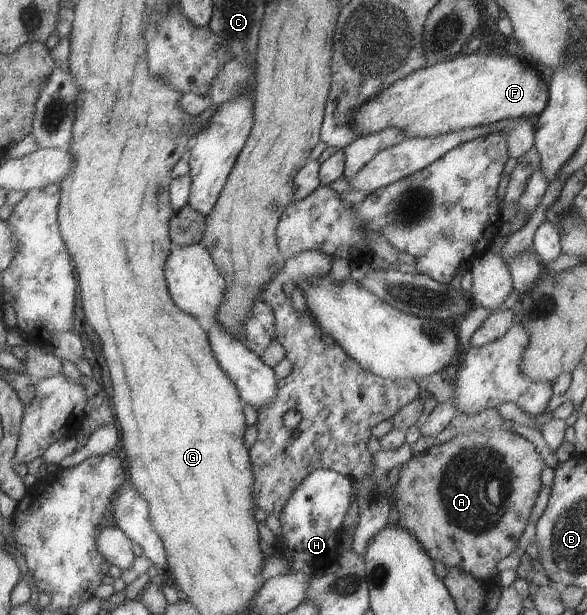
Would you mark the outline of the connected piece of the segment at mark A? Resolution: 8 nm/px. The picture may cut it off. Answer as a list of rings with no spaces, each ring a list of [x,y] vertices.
[[[508,429],[473,430],[473,432],[465,433],[463,436],[457,436],[457,438],[453,438],[449,442],[445,442],[445,444],[434,444],[419,456],[413,455],[409,462],[399,465],[399,481],[395,487],[397,500],[394,502],[397,504],[397,510],[399,510],[398,524],[401,524],[405,530],[414,533],[415,538],[429,552],[429,556],[433,558],[434,562],[443,562],[447,569],[461,568],[463,572],[469,572],[473,578],[483,580],[487,585],[490,585],[492,580],[498,576],[497,562],[512,554],[517,548],[519,538],[521,538],[523,531],[527,527],[529,516],[531,516],[533,506],[535,506],[535,500],[537,500],[537,496],[541,491],[541,472],[543,472],[544,468],[545,462],[538,448],[529,439],[523,438]]]

